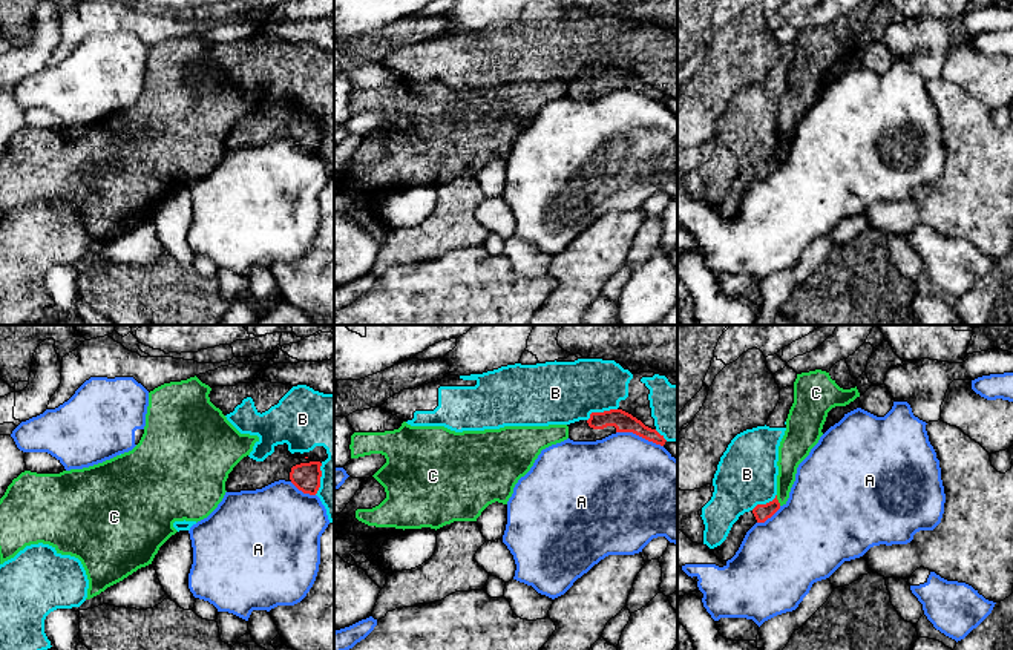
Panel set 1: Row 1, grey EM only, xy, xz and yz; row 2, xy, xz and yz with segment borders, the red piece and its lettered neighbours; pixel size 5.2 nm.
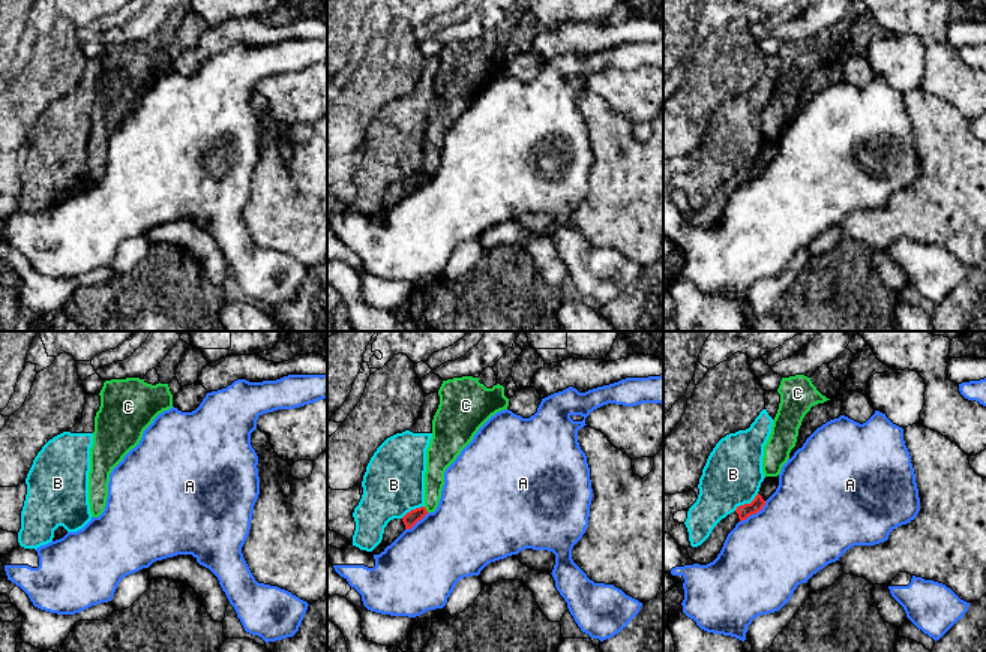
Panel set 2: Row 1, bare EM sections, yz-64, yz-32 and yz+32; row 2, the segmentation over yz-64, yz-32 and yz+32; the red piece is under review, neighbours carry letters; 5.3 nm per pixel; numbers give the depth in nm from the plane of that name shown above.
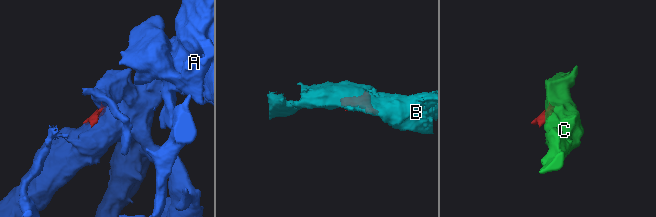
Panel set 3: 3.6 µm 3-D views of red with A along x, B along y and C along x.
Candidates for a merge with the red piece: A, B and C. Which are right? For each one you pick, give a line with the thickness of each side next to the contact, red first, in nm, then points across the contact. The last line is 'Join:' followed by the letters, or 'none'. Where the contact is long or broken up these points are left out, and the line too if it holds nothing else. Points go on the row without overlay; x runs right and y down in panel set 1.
Join: none

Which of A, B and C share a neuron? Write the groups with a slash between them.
A / B / C

